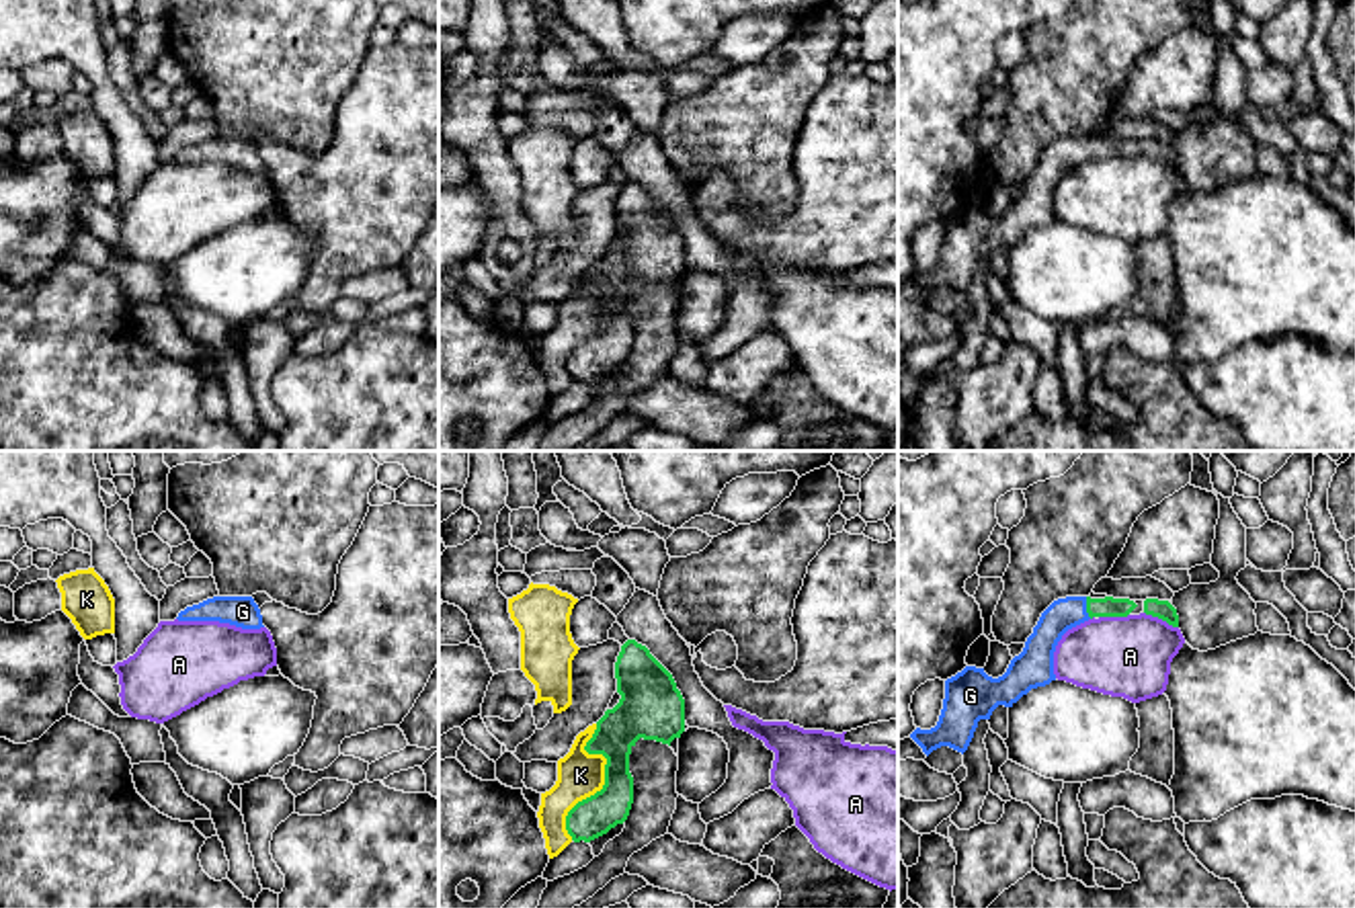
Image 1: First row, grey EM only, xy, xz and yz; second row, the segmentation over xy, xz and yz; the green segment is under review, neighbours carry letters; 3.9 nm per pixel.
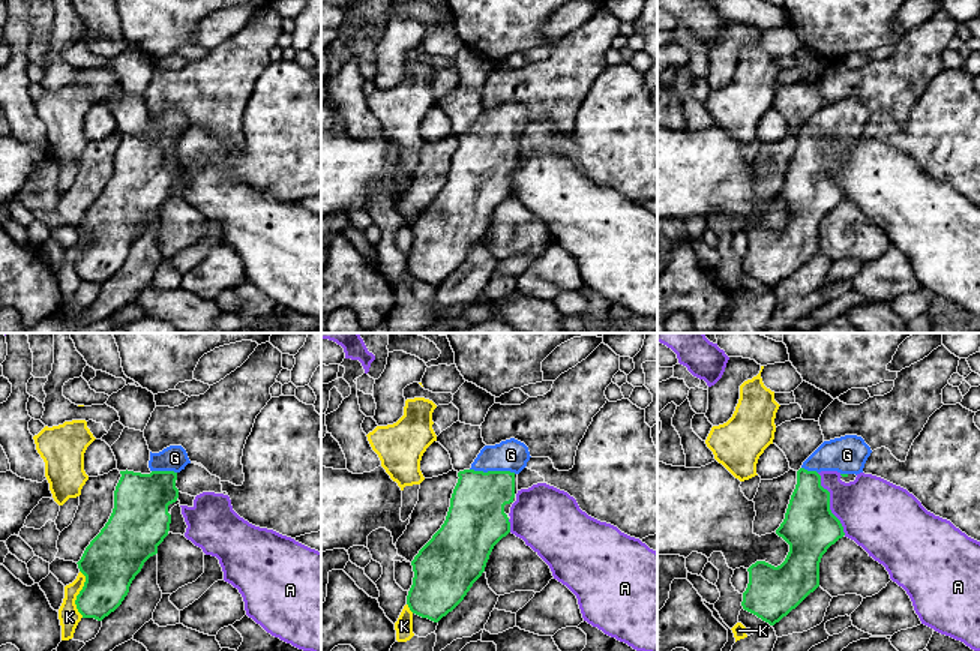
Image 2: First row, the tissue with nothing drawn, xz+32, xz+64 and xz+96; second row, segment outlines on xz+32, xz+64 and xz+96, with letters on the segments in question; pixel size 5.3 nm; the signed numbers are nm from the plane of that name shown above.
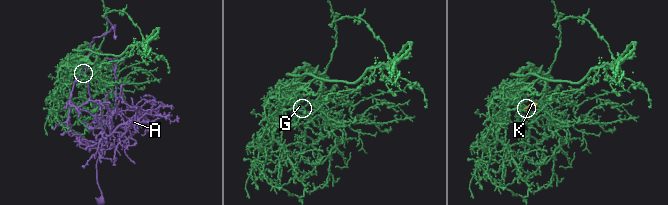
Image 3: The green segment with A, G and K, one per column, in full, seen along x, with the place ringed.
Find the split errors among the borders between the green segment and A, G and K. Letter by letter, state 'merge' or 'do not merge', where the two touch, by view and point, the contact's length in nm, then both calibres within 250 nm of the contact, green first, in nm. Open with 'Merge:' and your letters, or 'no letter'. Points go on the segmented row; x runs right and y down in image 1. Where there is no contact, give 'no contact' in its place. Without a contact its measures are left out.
Merge: G
A: do not merge; contact yz (1161, 617); length 150 nm; calibres 80 and 320 nm
G: merge; contact yz (1087, 607); length 90 nm; calibres 80 and 130 nm
K: do not merge; contact xz (605, 781); length 460 nm; calibres 170 and 180 nm

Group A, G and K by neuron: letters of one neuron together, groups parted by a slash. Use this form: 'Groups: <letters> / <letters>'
Groups: A / G / K

